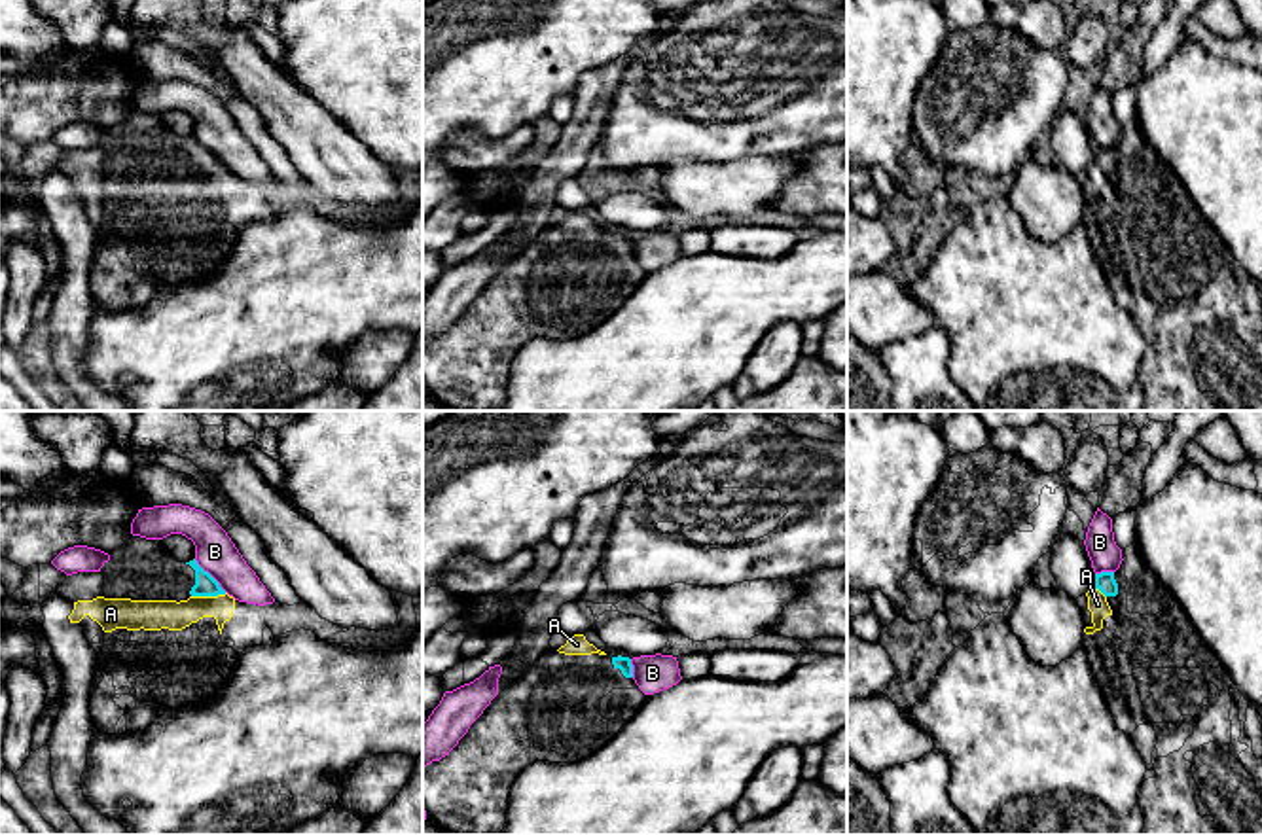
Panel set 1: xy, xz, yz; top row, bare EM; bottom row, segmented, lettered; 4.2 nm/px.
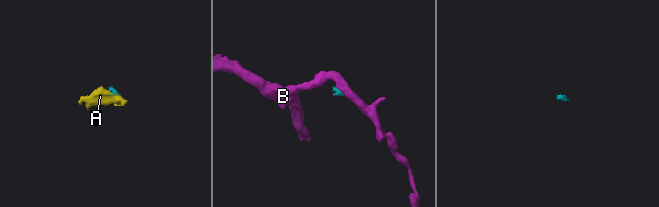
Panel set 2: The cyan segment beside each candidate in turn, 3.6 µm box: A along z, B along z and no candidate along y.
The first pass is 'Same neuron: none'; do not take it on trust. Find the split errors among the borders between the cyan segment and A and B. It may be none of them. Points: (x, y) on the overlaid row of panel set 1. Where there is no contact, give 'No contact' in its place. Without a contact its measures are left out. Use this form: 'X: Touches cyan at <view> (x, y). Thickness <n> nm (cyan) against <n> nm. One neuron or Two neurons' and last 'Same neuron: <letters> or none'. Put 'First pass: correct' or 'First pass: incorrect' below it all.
A: Touches cyan at xy (209, 595). Thickness 100 nm (cyan) against 130 nm. One neuron
B: Touches cyan at xy (211, 576). Thickness 100 nm (cyan) against 170 nm. Two neurons
Same neuron: A
First pass: incorrect

